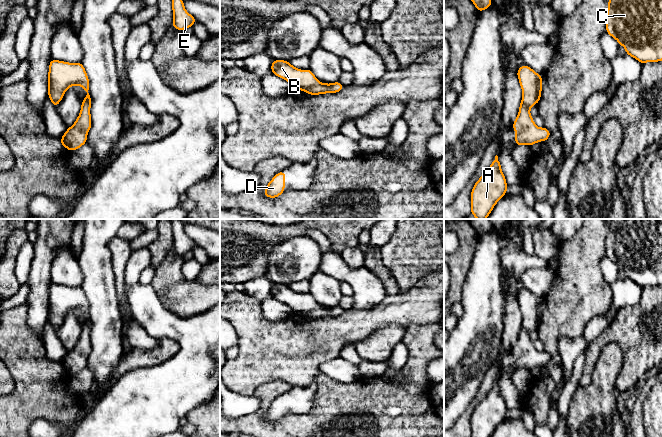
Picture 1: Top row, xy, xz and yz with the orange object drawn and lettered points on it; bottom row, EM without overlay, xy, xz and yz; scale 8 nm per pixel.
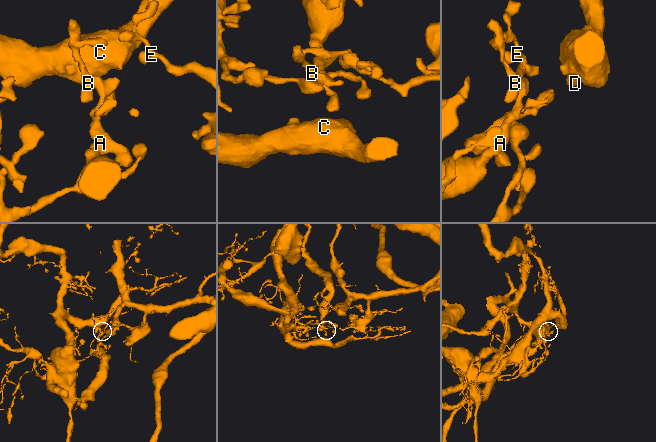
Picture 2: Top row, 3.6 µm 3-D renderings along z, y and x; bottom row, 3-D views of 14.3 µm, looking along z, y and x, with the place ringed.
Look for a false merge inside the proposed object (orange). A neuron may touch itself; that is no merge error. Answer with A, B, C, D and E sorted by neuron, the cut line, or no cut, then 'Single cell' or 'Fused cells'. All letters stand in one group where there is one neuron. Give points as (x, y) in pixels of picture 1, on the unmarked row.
Groups: A B C D E. No split. Single cell

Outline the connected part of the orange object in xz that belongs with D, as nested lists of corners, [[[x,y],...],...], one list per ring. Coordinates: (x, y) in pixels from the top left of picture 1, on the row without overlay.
[[[284,395],[277,397],[268,407],[264,419],[269,422],[276,422],[285,416],[285,400],[286,397]]]

